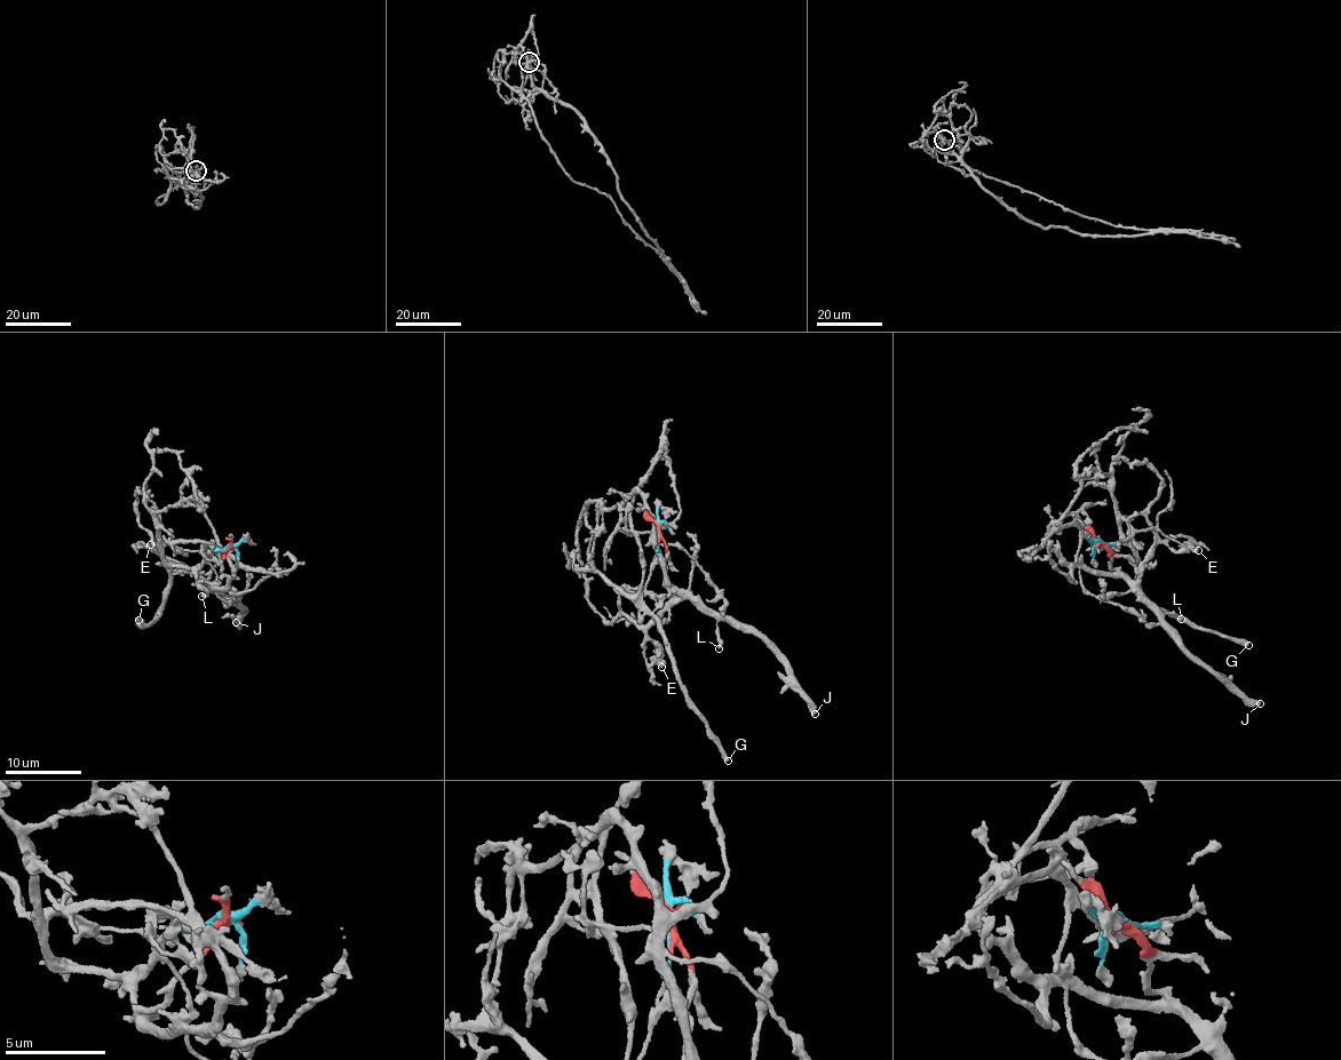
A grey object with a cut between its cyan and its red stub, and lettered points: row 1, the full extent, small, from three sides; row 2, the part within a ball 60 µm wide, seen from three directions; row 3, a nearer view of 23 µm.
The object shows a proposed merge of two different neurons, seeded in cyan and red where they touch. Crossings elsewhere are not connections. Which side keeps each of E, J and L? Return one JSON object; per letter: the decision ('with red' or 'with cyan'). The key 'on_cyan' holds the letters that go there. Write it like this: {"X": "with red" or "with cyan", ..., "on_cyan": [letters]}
{"E": "with cyan", "J": "with red", "L": "with red", "on_cyan": ["E"]}

